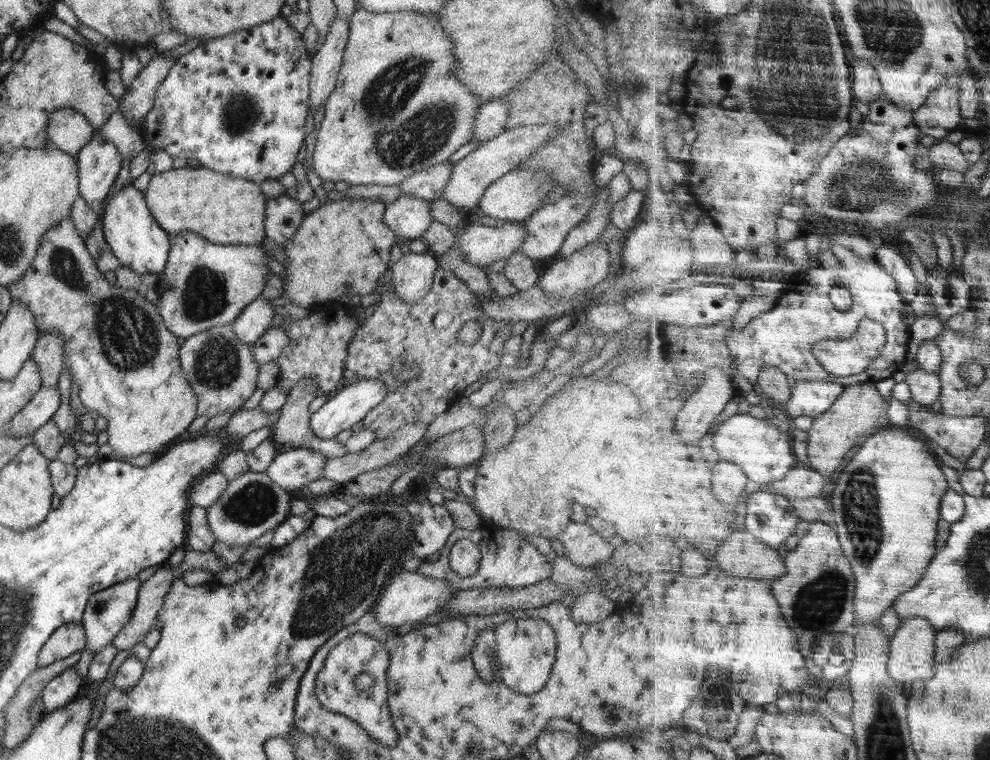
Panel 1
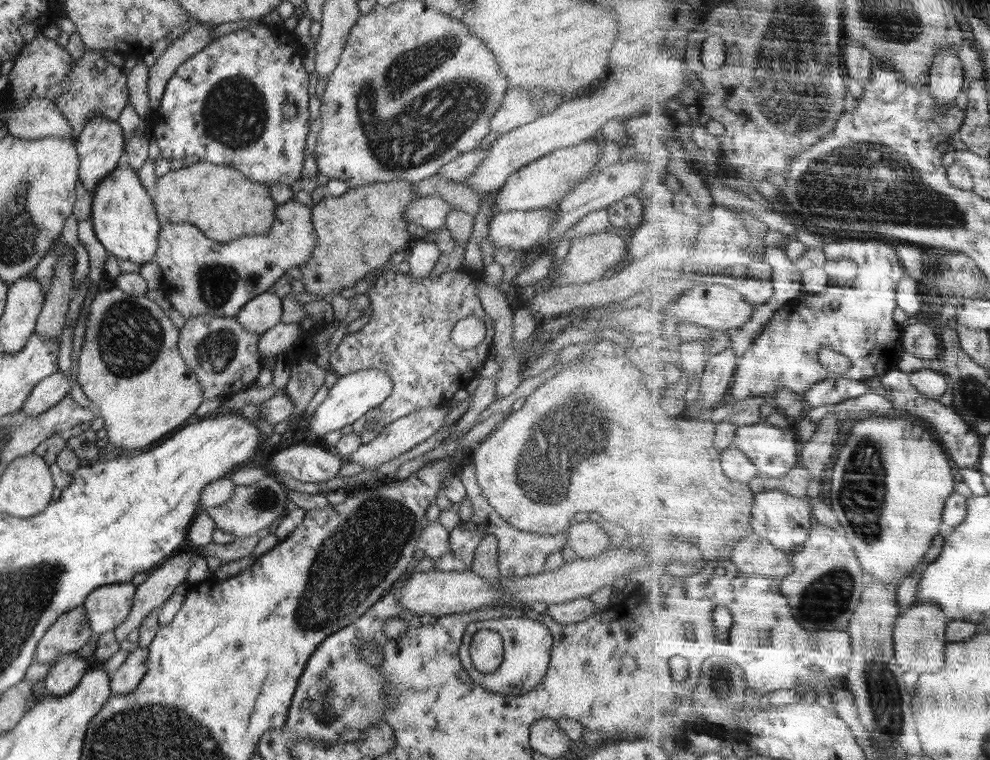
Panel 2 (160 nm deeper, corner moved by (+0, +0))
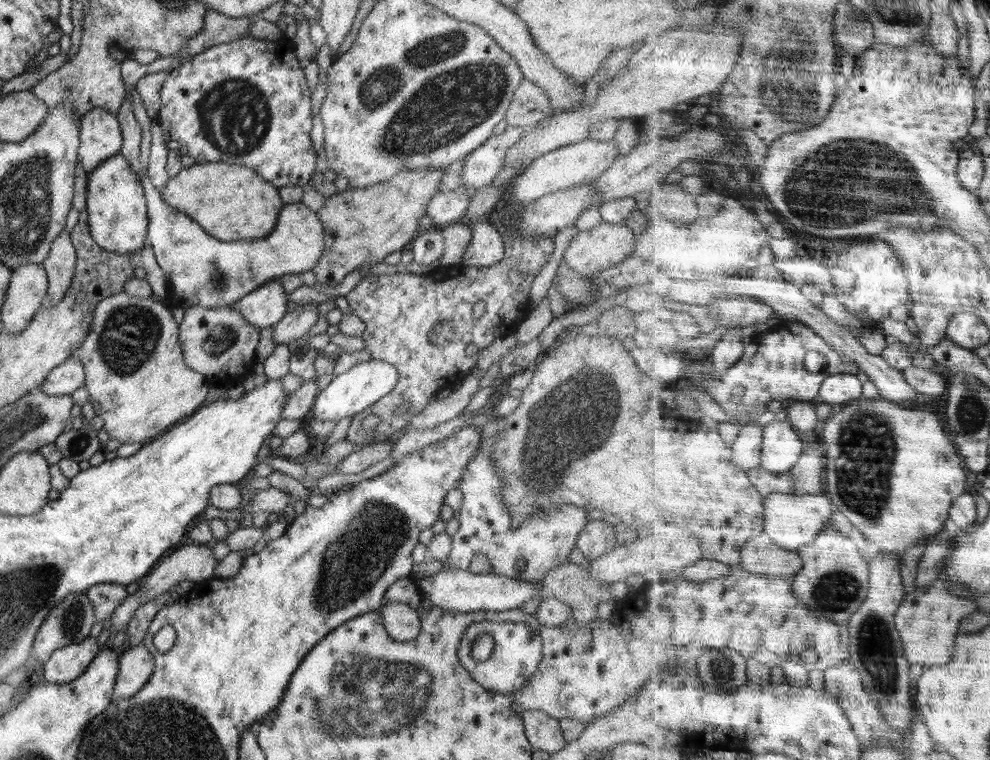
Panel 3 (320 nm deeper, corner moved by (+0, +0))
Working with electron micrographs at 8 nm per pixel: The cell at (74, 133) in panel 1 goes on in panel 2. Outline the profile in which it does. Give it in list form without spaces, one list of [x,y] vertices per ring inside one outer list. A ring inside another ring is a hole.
[[[30,97],[21,107],[8,109],[5,113],[5,124],[8,135],[26,140],[44,137],[73,136],[72,127],[61,114],[54,100]]]

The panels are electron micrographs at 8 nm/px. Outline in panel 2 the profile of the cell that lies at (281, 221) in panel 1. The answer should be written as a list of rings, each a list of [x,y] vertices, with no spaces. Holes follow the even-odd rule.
[[[294,199],[277,205],[275,221],[270,230],[262,236],[244,235],[234,241],[219,243],[208,238],[197,226],[190,223],[161,222],[158,246],[153,262],[163,272],[162,292],[188,322],[192,318],[235,318],[240,308],[256,296],[269,291],[290,268],[300,267],[312,256],[316,233],[312,224],[312,209]]]

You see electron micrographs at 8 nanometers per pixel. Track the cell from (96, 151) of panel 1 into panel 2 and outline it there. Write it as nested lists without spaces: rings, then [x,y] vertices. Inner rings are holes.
[[[97,115],[85,122],[84,128],[75,138],[75,147],[79,154],[79,180],[91,193],[96,185],[118,166],[124,163],[125,141],[122,129],[117,122]]]

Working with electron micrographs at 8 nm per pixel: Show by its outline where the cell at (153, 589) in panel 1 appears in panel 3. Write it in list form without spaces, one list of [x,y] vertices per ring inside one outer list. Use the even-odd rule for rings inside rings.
[[[204,544],[179,545],[172,552],[166,554],[156,566],[146,574],[146,580],[142,582],[142,586],[136,592],[128,595],[123,603],[120,603],[111,614],[111,624],[118,630],[126,630],[129,620],[135,613],[139,604],[148,602],[150,599],[156,598],[156,595],[166,592],[171,586],[178,585],[184,580],[194,583],[213,578],[214,569],[216,569],[217,560],[212,554],[212,549]]]

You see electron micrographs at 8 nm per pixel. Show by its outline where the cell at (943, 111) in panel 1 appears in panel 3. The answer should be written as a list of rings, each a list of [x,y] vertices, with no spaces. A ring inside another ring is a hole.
[[[934,2],[934,10],[930,40],[939,48],[941,55],[955,57],[960,50],[960,33],[962,33],[958,30],[958,23],[938,2]]]

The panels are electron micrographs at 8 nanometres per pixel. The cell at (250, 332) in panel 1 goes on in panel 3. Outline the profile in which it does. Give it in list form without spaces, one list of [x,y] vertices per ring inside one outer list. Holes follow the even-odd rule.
[[[279,278],[268,282],[240,298],[232,308],[258,330],[274,328],[287,314],[287,294],[280,286]]]

